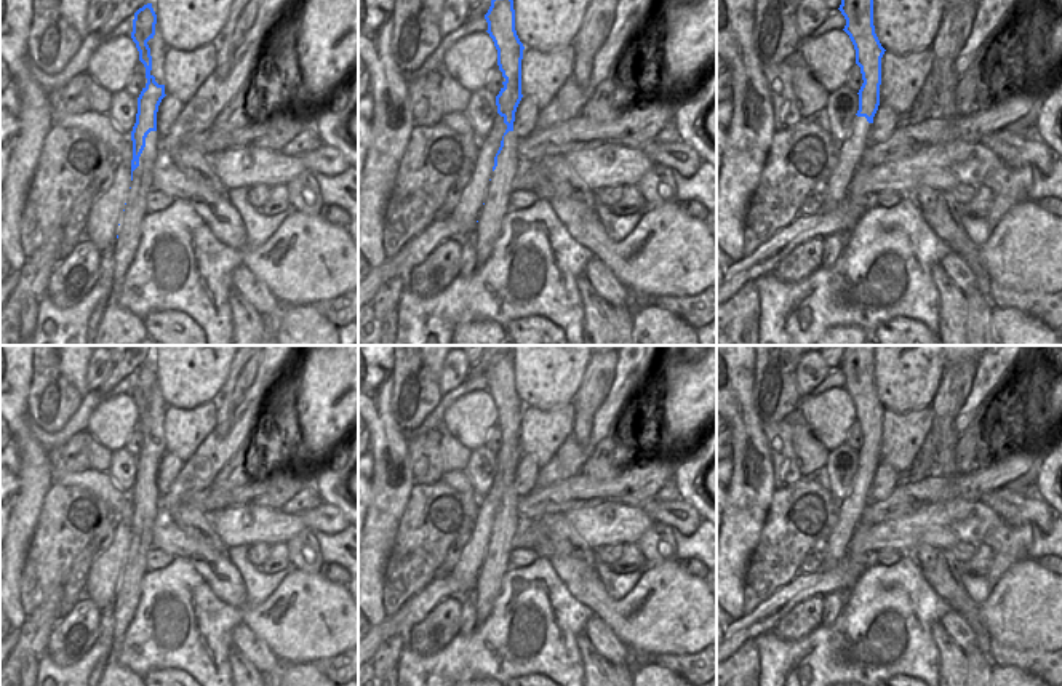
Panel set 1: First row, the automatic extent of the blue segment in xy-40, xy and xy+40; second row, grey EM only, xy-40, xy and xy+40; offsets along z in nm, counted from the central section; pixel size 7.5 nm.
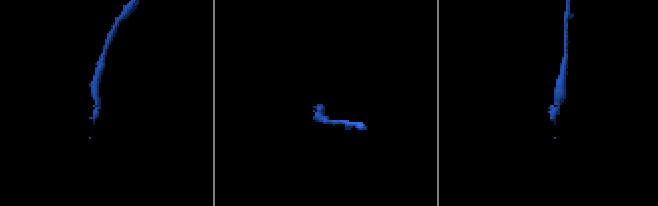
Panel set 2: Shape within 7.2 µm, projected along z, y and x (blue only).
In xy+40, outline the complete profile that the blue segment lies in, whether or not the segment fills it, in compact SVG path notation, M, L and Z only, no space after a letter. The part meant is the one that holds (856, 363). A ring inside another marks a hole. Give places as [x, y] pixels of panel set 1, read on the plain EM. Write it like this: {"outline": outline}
{"outline": "M846 345L838 366L846 377L844 390L856 408L856 422L860 425L859 469L849 494L840 502L840 520L828 536L824 563L833 564L848 555L848 544L860 523L867 507L868 491L880 464L881 405L873 384L873 345Z"}

